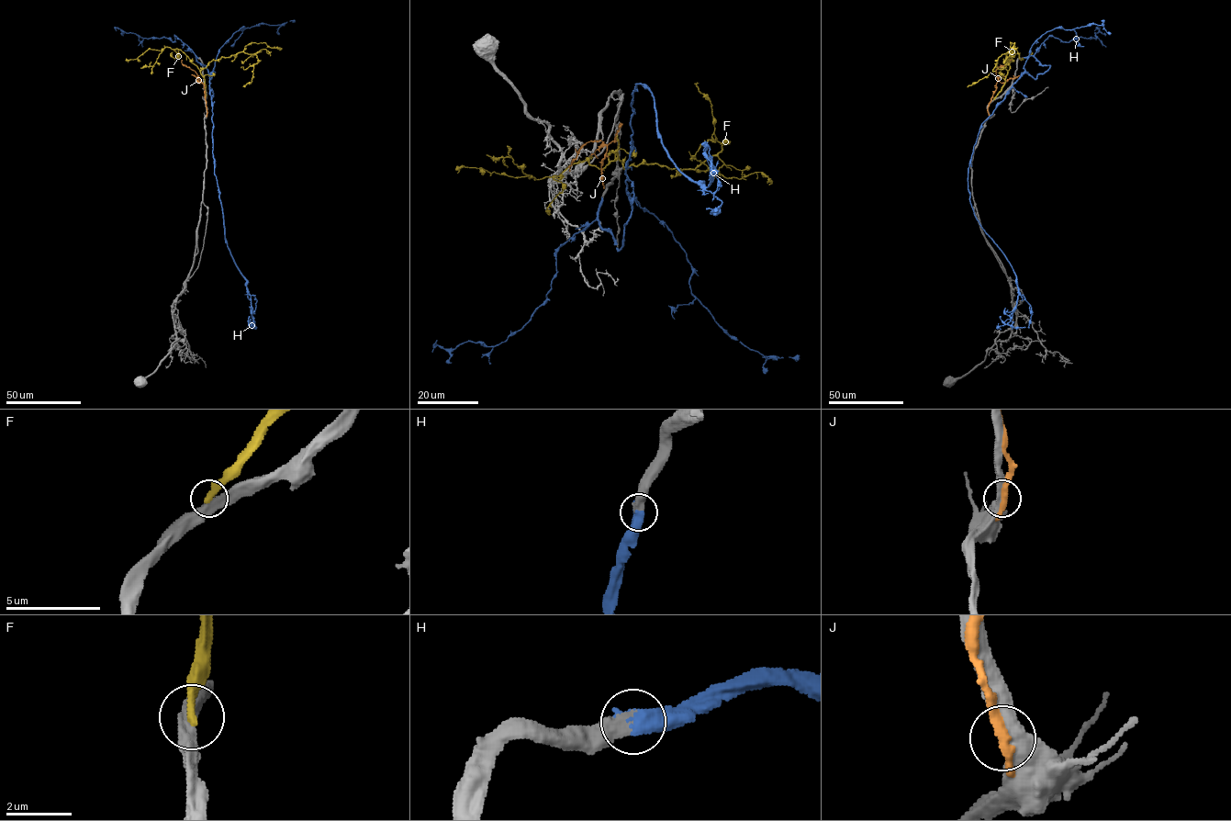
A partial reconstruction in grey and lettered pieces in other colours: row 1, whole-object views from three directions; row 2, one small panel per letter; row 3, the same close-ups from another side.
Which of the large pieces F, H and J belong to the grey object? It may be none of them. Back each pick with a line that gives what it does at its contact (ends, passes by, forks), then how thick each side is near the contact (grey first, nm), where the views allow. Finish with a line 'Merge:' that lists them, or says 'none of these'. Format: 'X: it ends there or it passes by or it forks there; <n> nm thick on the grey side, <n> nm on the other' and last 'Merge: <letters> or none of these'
H: it ends there; 500 nm thick on the grey side, 550 nm on the other
Merge: H

